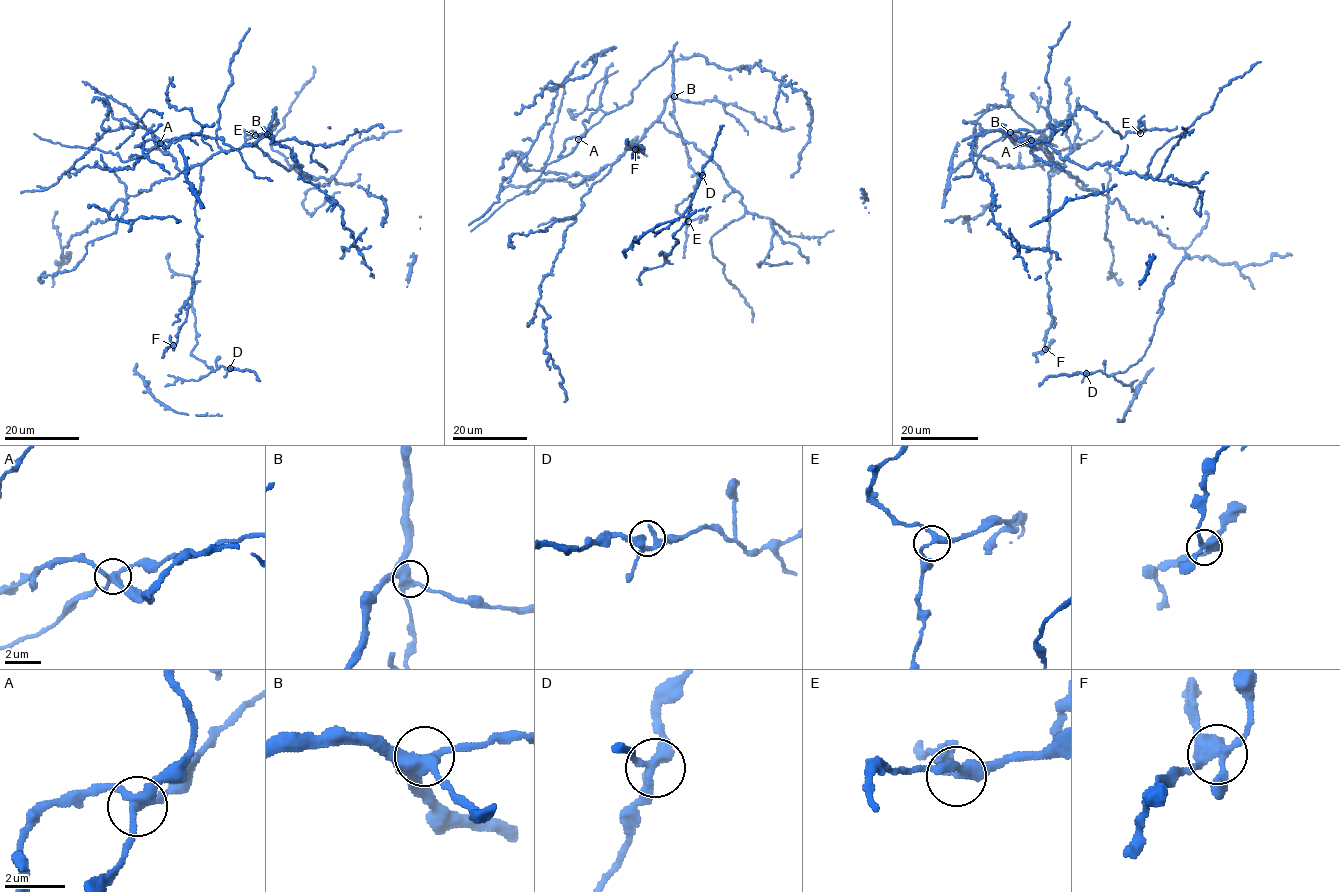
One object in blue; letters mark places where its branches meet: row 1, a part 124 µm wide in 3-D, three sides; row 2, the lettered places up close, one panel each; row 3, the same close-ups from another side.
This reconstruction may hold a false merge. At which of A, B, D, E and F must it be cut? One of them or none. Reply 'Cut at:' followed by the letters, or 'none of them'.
Cut at: A

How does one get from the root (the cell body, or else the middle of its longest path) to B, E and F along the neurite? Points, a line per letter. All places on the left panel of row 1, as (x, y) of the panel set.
B: (143, 127), (181, 171), (267, 134)
E: (143, 127), (181, 171), (254, 143), (273, 110), (277, 120), (269, 131), (255, 135)
F: (143, 127), (181, 171), (201, 166), (200, 191), (195, 207), (197, 265), (186, 320), (173, 345)

